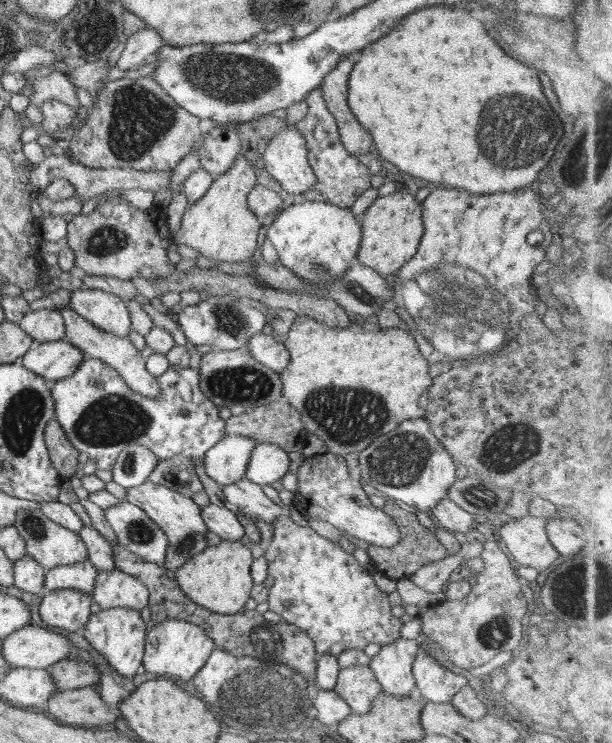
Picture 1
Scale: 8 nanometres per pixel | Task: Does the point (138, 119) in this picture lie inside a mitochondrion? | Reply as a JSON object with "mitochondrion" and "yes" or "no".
{"mitochondrion":"yes"}

